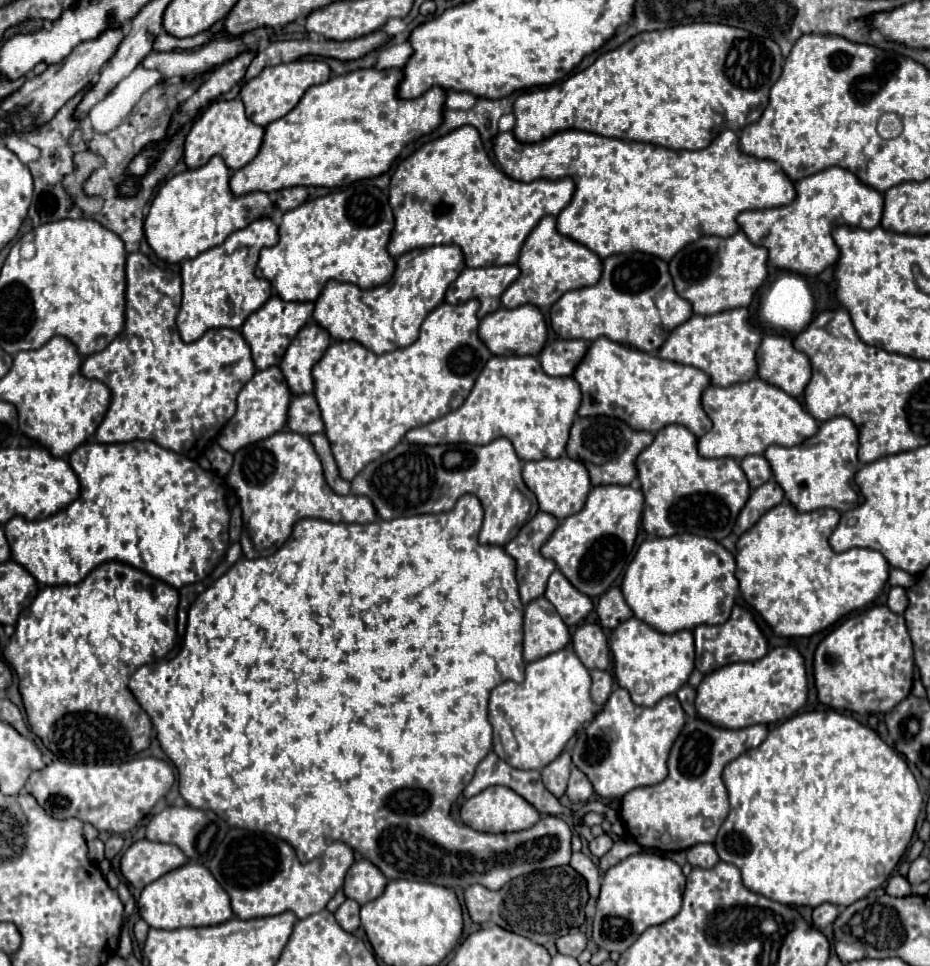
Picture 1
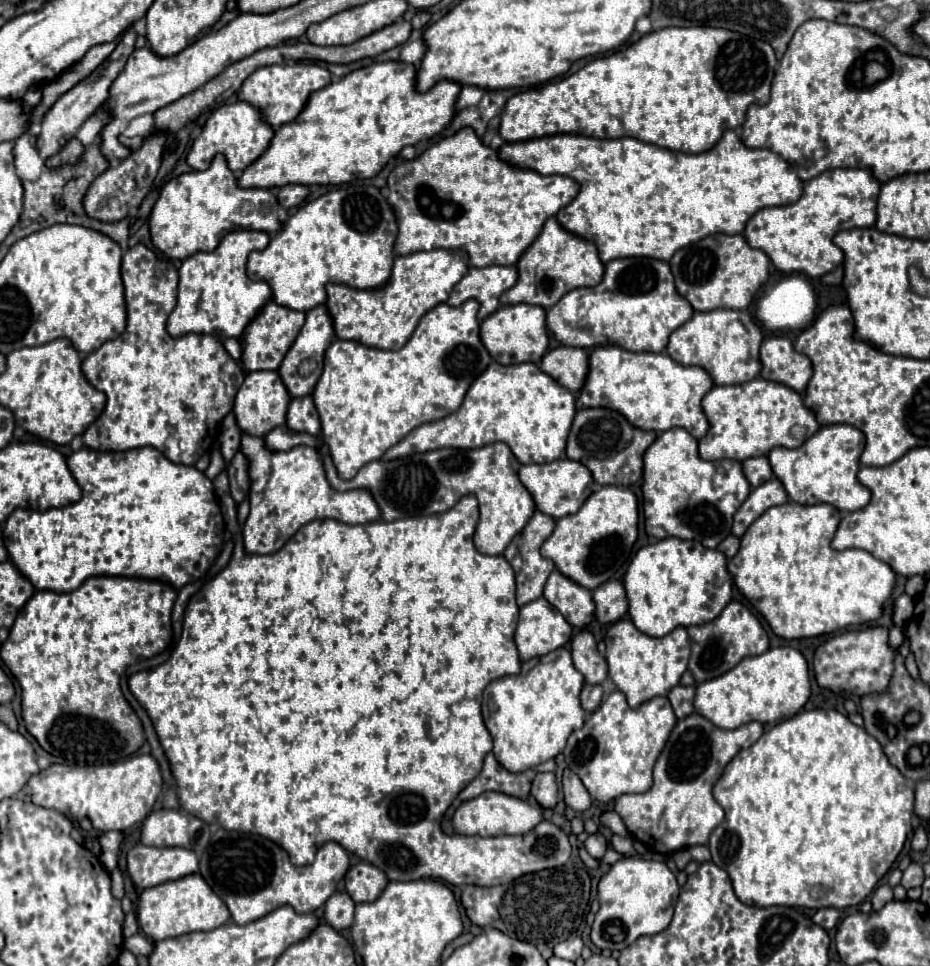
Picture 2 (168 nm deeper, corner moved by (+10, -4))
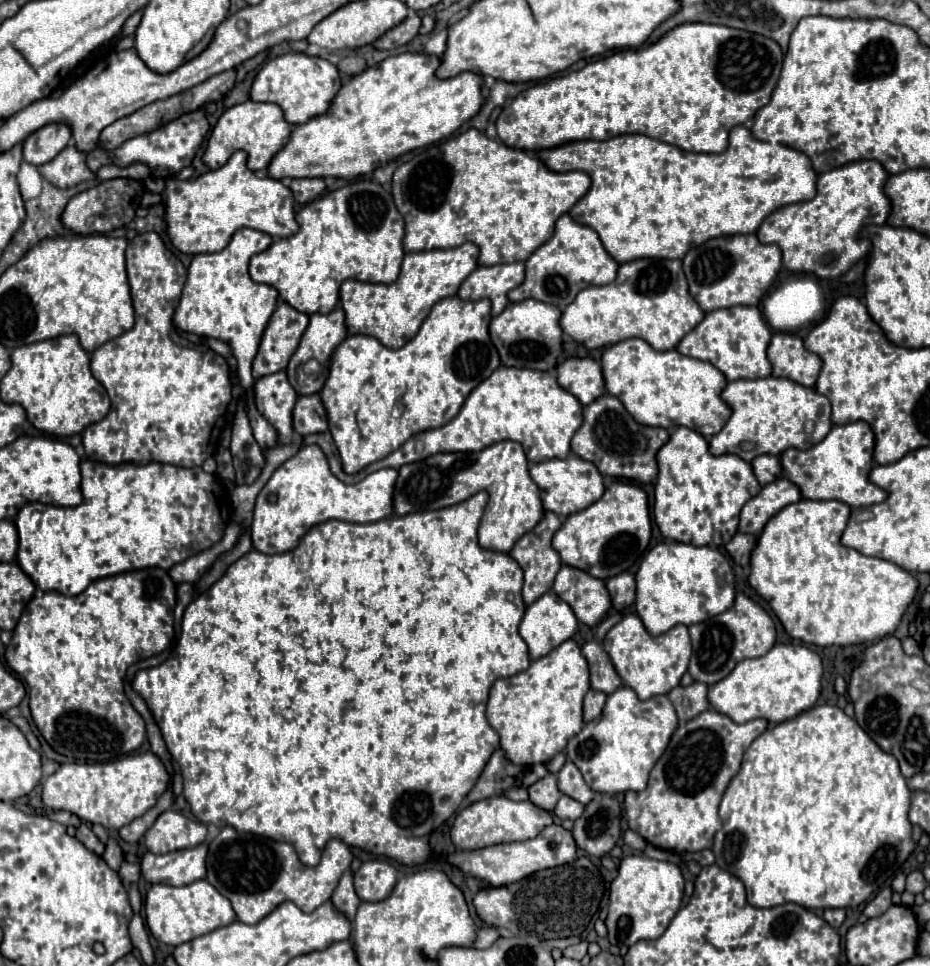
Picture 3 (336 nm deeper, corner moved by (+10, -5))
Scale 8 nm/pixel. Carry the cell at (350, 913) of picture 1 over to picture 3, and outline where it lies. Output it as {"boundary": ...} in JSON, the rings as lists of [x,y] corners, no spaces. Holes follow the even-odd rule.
{"boundary":[[[346,871],[346,873],[342,875],[342,879],[340,879],[336,891],[332,893],[332,903],[334,903],[334,907],[336,907],[340,913],[346,915],[348,921],[354,919],[356,909],[358,909],[358,905],[360,905],[360,899],[358,899],[358,895],[356,895],[356,891],[354,891],[352,873],[350,873],[350,871]]]}

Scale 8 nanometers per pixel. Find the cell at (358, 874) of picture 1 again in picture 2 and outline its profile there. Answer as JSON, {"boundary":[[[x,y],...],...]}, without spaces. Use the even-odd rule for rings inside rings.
{"boundary":[[[358,862],[346,874],[346,892],[354,902],[374,902],[386,884],[386,874],[366,862]]]}

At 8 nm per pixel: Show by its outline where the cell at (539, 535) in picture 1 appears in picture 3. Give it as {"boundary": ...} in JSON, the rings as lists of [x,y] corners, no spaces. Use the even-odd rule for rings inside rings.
{"boundary":[[[544,513],[542,521],[532,529],[528,531],[526,535],[522,535],[516,545],[512,547],[510,551],[510,557],[522,567],[524,571],[524,587],[522,587],[522,597],[524,597],[524,603],[530,605],[534,603],[540,595],[548,593],[552,583],[554,583],[554,577],[558,573],[558,569],[562,567],[562,561],[560,561],[560,555],[552,549],[552,537],[554,533],[560,529],[560,519],[556,513]]]}

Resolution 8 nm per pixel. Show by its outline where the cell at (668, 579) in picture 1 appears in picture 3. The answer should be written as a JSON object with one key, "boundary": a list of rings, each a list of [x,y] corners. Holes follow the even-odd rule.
{"boundary":[[[663,541],[652,547],[636,573],[636,613],[650,635],[662,635],[674,625],[702,623],[724,613],[734,603],[734,571],[714,547]]]}

